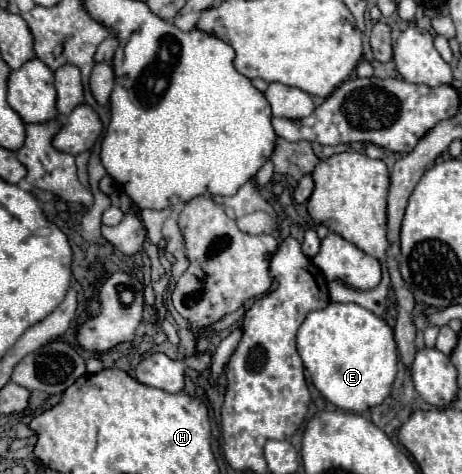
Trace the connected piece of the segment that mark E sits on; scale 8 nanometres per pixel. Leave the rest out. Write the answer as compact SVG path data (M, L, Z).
M330 302L326 308L310 312L302 322L302 326L298 328L298 354L304 362L304 368L310 372L316 390L336 408L346 412L366 412L368 408L382 404L388 398L392 382L396 378L398 356L396 356L394 332L382 318L362 308L360 304Z

